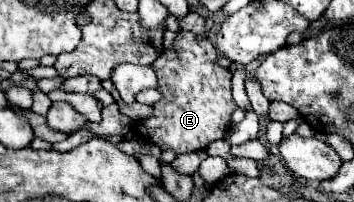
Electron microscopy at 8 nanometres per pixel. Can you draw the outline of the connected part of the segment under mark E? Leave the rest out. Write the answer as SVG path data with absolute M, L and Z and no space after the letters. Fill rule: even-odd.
M180 31L176 35L174 47L162 51L152 63L164 99L154 103L152 117L136 123L140 137L150 139L162 151L170 149L176 155L202 151L208 143L226 137L236 103L232 99L232 73L216 65L216 57L216 49L208 39L196 41L190 31Z

